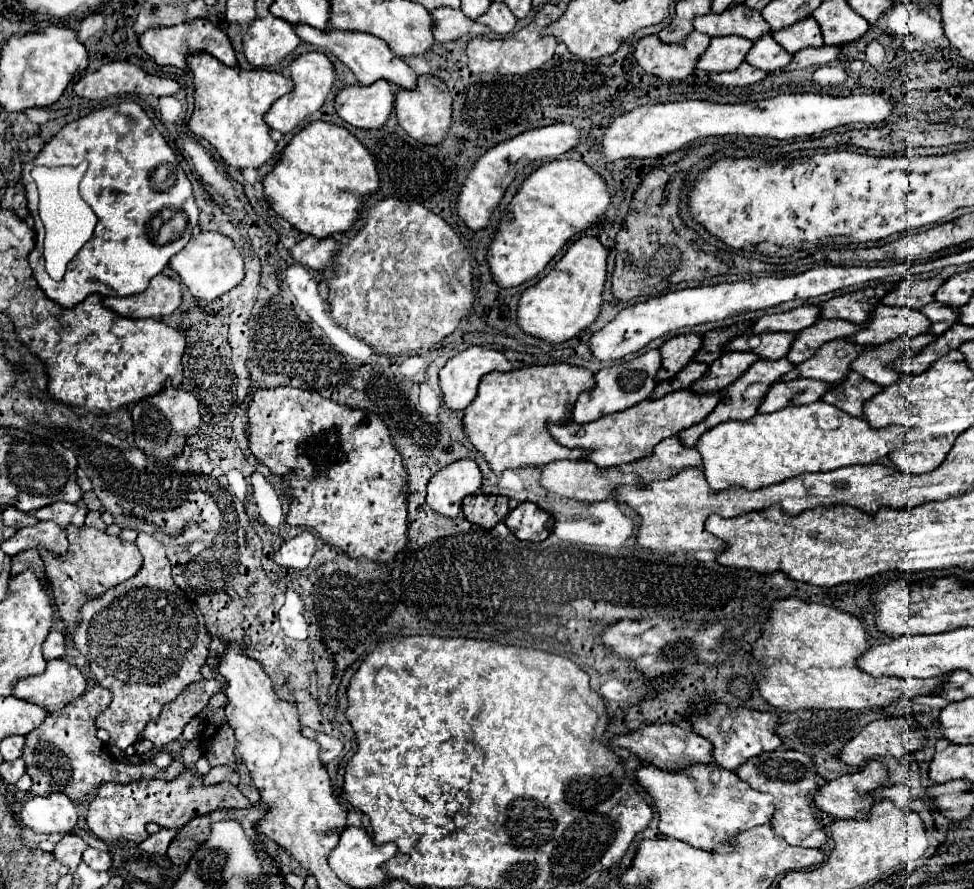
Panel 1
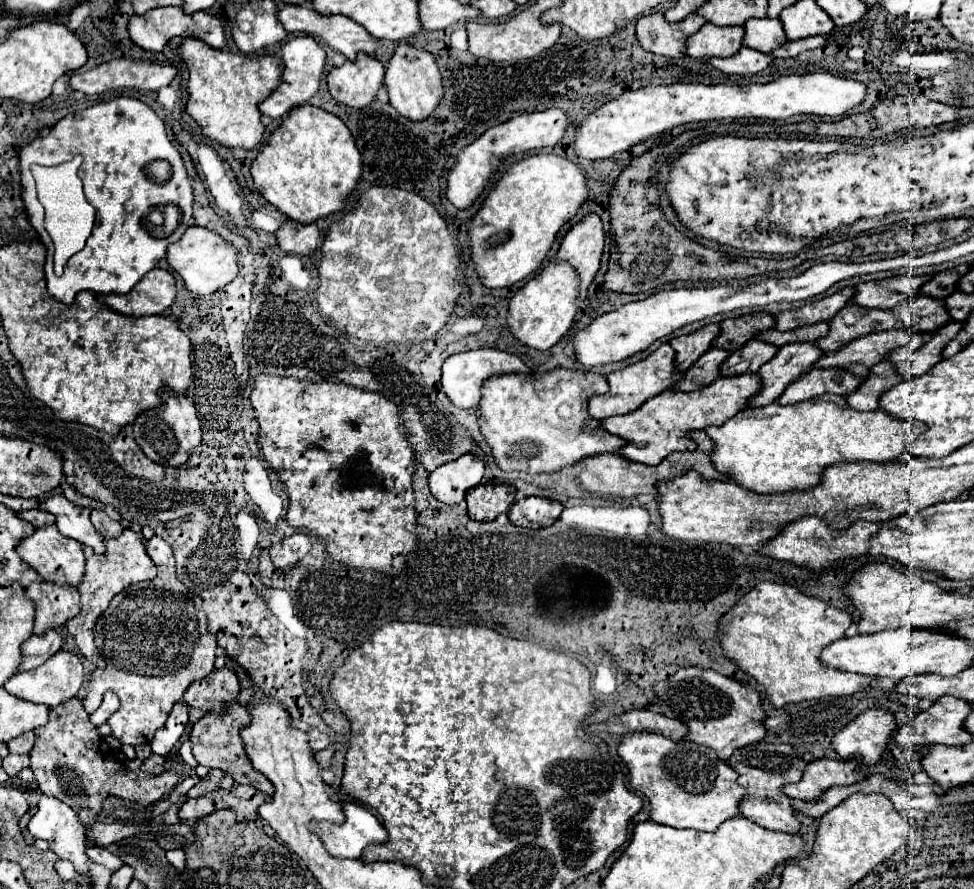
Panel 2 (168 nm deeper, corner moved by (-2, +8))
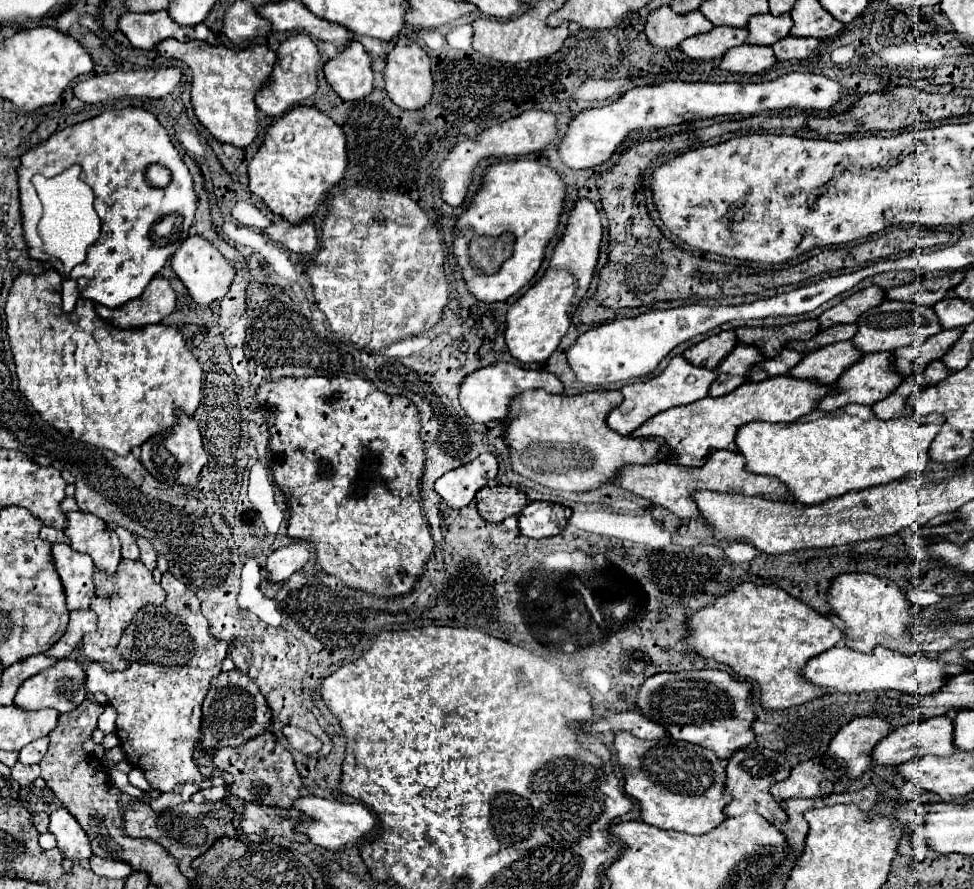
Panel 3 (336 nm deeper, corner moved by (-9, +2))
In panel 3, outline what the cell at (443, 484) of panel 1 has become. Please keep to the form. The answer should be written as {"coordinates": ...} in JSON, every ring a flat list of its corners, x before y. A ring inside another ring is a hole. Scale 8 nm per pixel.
{"coordinates":[[480,454,470,464,464,464,452,472,440,476,434,484,442,500,452,508,468,506,476,492,488,486,498,474,498,460,494,454]]}

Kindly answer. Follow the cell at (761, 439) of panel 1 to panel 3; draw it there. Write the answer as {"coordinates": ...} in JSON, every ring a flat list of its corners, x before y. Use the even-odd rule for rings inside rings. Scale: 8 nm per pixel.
{"coordinates":[[850,404,836,412,812,412,794,424,750,422,738,430,736,444,746,458,746,470,754,474,768,474,780,478,790,494,802,504,820,504,846,492,866,490,878,484,900,480,908,474,922,474,930,460,928,450,942,426,942,416,912,416,896,420,880,420,868,406]]}

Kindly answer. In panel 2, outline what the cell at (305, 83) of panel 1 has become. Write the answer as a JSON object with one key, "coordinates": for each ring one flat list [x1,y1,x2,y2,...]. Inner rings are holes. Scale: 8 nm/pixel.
{"coordinates":[[297,36,297,38,289,40,283,46,283,62,285,62,283,82,281,82,281,86,265,102,259,104,259,110,265,116,269,116,269,118,283,118,293,108,307,104,307,100,311,96,315,96,315,92,319,90,319,82,321,82,321,76,325,72,325,60,327,60,327,54,315,42,315,38,311,38,311,36]]}

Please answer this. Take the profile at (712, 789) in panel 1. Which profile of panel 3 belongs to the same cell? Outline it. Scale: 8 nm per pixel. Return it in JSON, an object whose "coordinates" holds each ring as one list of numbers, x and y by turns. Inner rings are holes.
{"coordinates":[[626,732,614,734,618,764,624,772,624,790,640,804,642,822,660,830,704,834,722,822,724,806,724,762,712,750,672,738,658,742,640,740]]}

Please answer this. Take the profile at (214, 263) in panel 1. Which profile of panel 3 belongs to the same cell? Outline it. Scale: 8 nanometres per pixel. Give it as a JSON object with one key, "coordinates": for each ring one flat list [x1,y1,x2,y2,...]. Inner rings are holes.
{"coordinates":[[202,236,186,238,178,246,178,250,172,254,170,266,176,272,176,276,184,282,188,294,192,296,192,300,196,304,210,304,214,300,222,300,222,296,226,296,226,292,232,284,232,278,236,274,234,266,228,260,224,260,224,256,218,250,214,250,214,246,210,242,206,242]]}

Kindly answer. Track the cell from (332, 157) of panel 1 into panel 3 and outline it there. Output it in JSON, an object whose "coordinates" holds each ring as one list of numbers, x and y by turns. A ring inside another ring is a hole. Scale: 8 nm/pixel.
{"coordinates":[[296,106,266,128,258,152,248,162,248,188,252,194,262,198,262,202,270,208,270,212,286,218,290,224,300,224,318,208,322,200,326,200,326,192,340,182,344,170,346,170,346,138,342,128,316,108]]}

